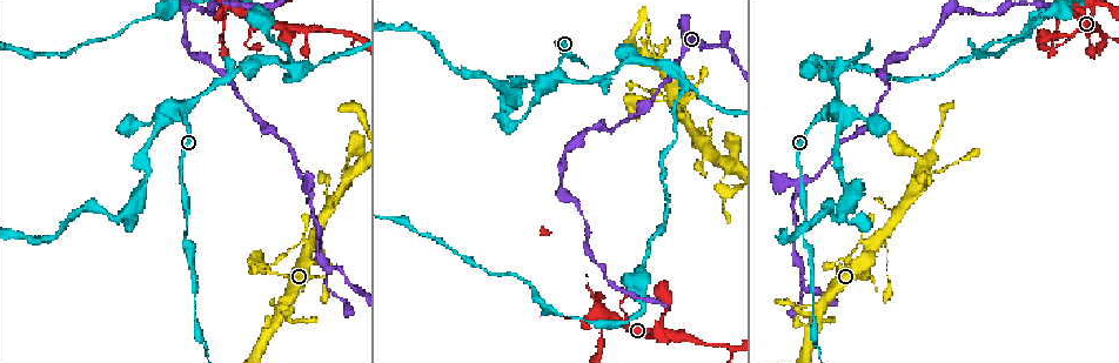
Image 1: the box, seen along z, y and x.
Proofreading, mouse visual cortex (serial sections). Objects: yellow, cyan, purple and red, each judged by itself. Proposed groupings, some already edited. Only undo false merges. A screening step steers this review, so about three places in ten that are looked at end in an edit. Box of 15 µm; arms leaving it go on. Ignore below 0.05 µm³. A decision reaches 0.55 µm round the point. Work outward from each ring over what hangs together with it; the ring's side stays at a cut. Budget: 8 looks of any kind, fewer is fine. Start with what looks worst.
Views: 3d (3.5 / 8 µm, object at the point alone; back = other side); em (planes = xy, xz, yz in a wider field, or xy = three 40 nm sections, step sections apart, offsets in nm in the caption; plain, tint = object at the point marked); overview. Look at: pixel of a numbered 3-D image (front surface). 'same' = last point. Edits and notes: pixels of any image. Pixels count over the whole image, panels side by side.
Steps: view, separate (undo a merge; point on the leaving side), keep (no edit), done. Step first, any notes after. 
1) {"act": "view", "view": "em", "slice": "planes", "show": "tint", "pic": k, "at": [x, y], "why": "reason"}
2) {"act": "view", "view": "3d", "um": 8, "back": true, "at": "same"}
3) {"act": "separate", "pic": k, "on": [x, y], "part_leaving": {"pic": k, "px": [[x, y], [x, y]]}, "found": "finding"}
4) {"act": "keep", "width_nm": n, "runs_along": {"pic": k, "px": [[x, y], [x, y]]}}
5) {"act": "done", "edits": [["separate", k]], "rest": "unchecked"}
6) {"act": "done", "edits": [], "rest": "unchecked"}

{"act": "view", "view": "3d", "um": 3.5, "pic": 1, "at": [184, 9], "why": "sharp bend"}

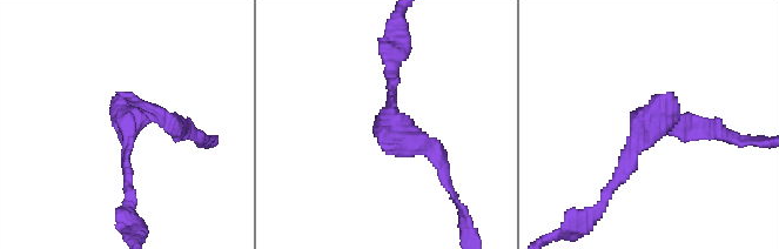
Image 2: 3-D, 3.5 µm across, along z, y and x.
{"act": "view", "view": "em", "slice": "xy", "step": 5, "show": "tint", "pic": 2, "at": [391, 127], "arm_widths_nm": [150, 200], "why": "shape alone is not enough"}

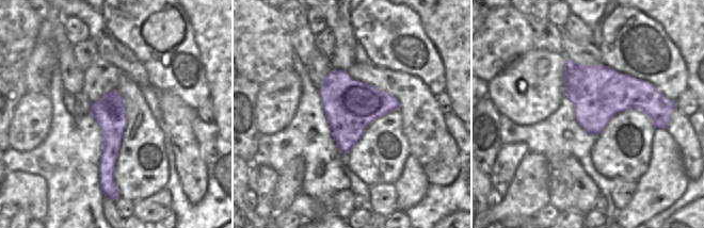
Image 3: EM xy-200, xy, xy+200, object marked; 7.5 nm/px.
{"act": "view", "view": "em", "slice": "xy", "step": 1, "show": "tint", "at": "same"}

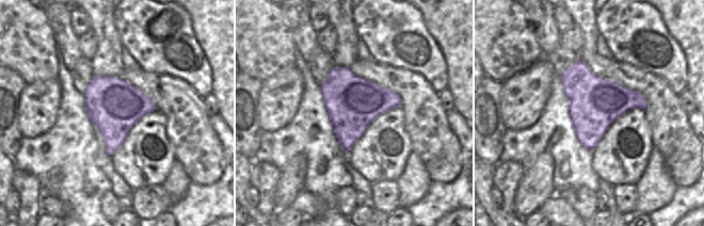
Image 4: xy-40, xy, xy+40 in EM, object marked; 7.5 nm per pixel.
{"act": "keep", "runs_along": {"pic": 2, "px": [[613, 186], [649, 120], [700, 123]]}, "found": "all the same cell"}

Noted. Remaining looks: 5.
{"act": "view", "view": "3d", "um": 3.5, "pic": 1, "at": [706, 46], "why": "arms part here"}

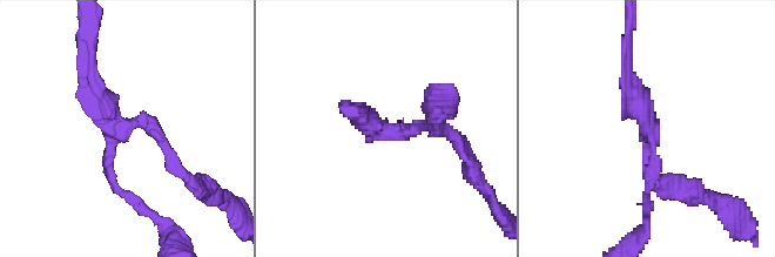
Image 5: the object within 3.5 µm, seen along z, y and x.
{"act": "view", "view": "em", "slice": "xy", "step": 1, "show": "tint", "pic": 5, "at": [117, 127], "arms": 3, "arm_widths_nm": [150, 150, 150], "why": "need the tissue"}

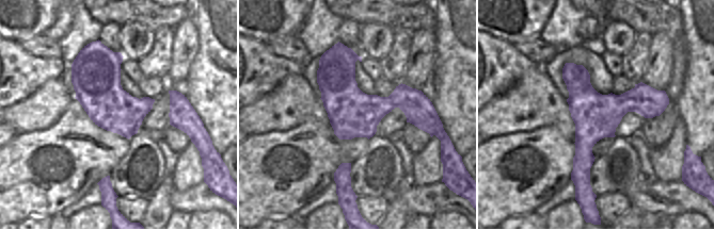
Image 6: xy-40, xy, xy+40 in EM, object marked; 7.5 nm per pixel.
{"act": "view", "view": "em", "slice": "xy", "step": 2, "show": "tint", "at": "same", "why": "another direction"}

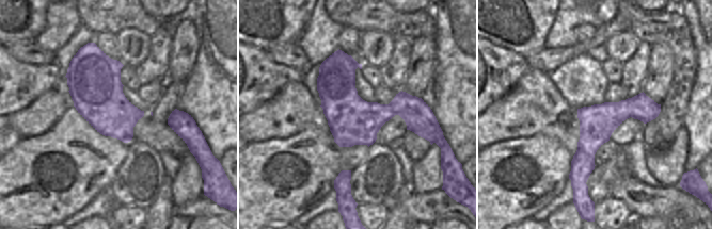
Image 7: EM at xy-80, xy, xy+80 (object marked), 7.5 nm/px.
{"act": "keep", "width_nm": 360, "runs_along": {"pic": 7, "px": [[323, 65], [363, 110], [409, 110], [428, 127]]}, "found": "one cell here"}

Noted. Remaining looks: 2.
{"act": "view", "view": "3d", "um": 8, "pic": 1, "at": [870, 247], "why": "thick turns thin"}

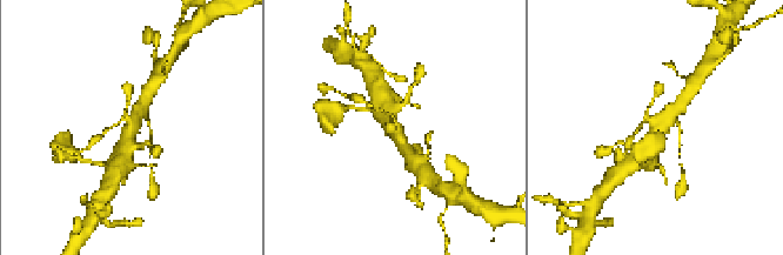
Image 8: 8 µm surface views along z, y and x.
{"act": "view", "view": "3d", "um": 3.5, "pic": 8, "at": [659, 127]}

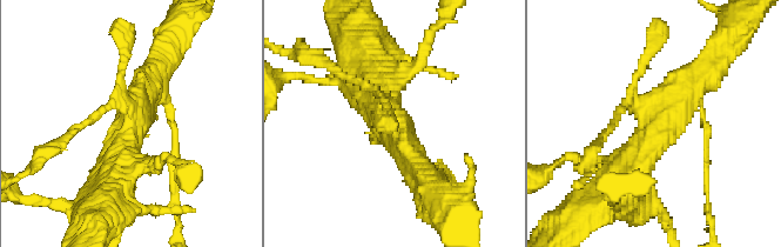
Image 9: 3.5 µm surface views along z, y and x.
{"act": "keep", "runs_along": {"pic": 9, "px": [[624, 186], [641, 149], [711, 67]]}, "found": "one cell here"}

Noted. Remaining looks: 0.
{"act": "done", "edits": [], "rest": "unchecked"}

